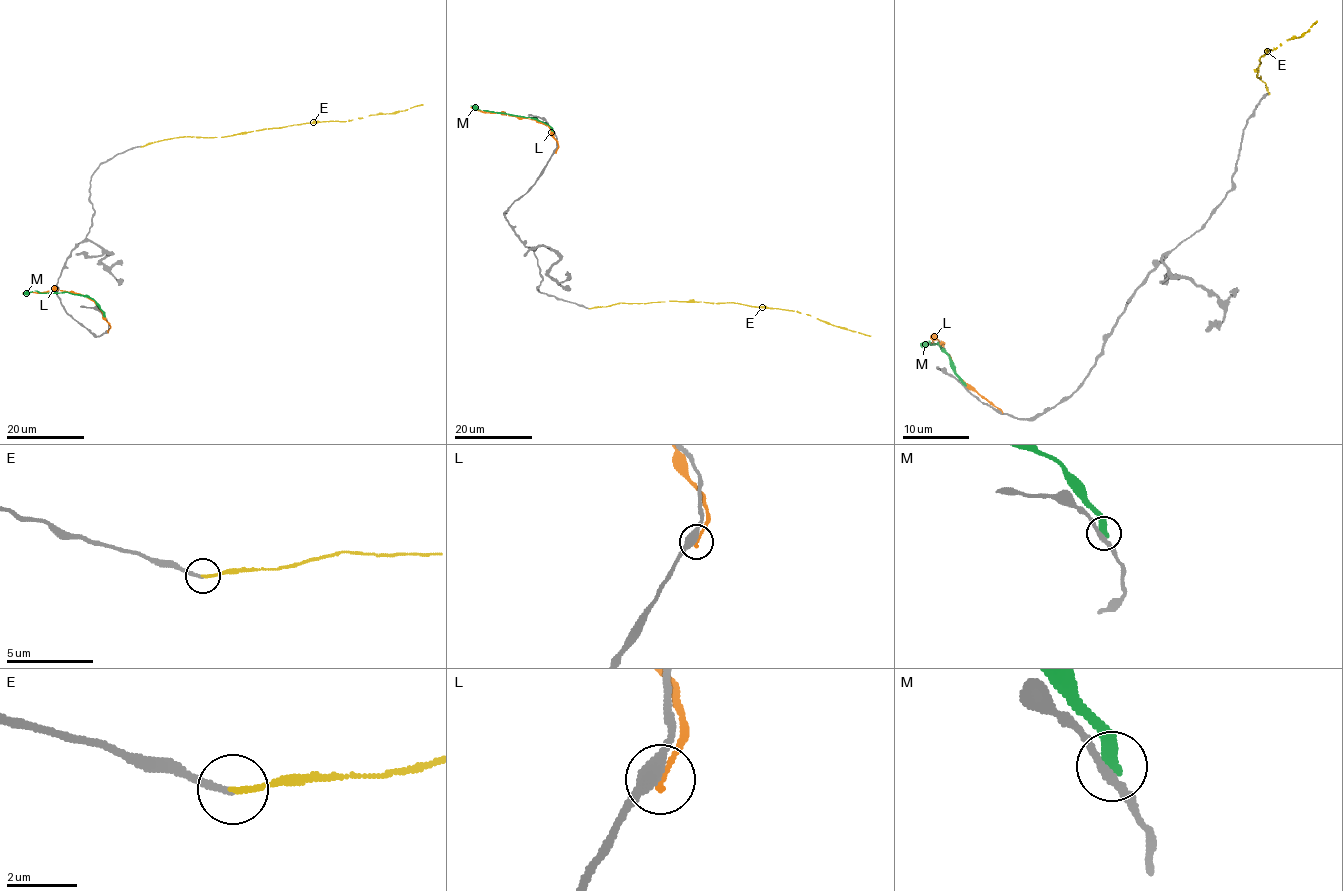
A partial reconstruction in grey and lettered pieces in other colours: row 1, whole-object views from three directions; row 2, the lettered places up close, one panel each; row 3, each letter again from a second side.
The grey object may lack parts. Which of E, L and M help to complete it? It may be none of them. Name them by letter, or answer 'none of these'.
none of these

